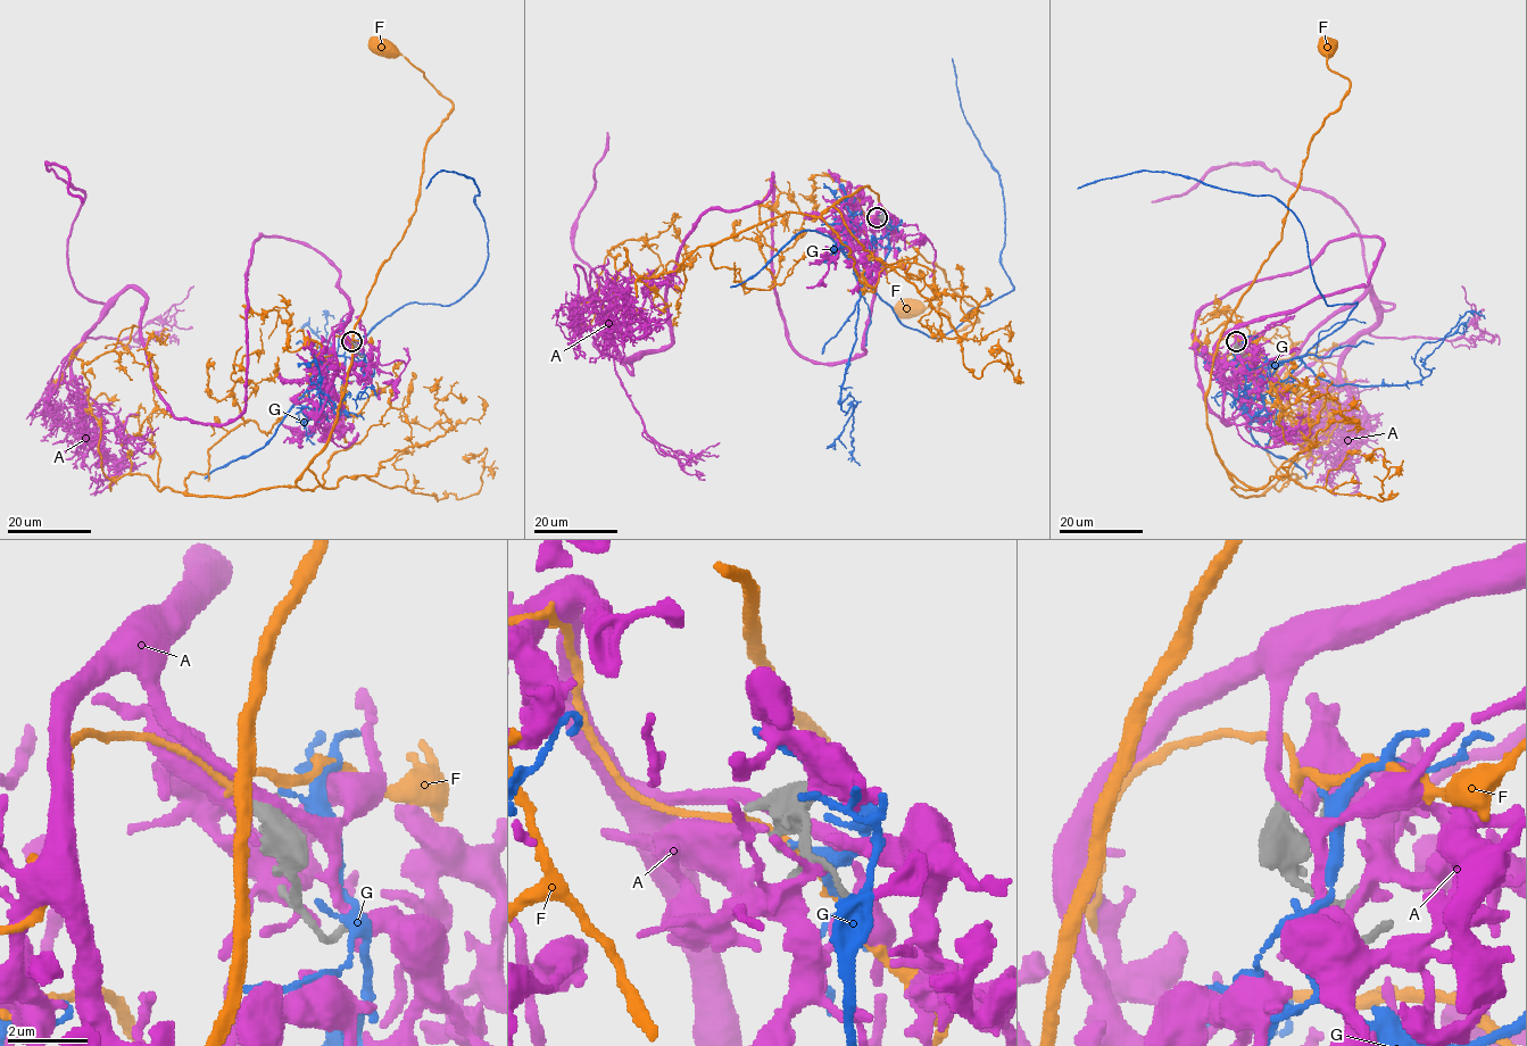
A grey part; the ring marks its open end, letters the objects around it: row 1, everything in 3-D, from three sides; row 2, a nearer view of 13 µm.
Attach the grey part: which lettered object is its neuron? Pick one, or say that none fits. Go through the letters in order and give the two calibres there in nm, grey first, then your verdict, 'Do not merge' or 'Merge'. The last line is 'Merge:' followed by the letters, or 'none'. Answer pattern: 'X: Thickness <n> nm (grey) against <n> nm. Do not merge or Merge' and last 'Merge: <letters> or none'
A: Thickness 500 nm (grey) against 300 nm. Do not merge
F: Thickness 320 nm (grey) against 200 nm. Merge
G: Thickness 150 nm (grey) against 170 nm. Do not merge
Merge: F

